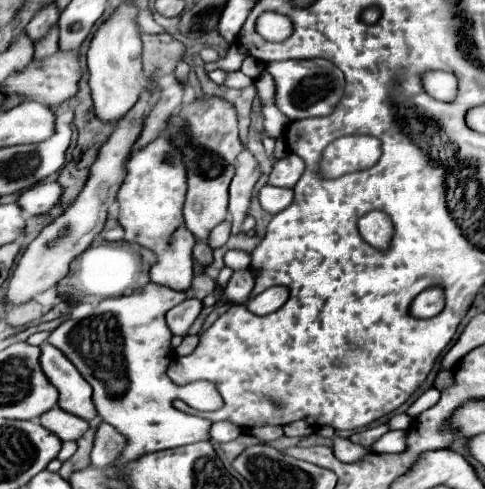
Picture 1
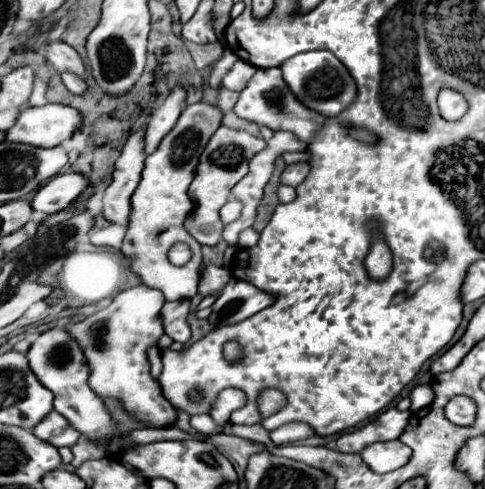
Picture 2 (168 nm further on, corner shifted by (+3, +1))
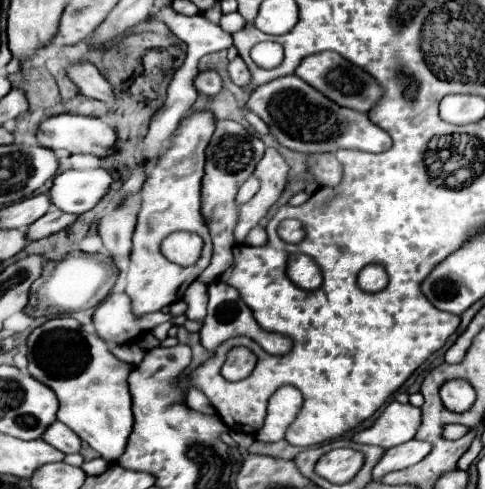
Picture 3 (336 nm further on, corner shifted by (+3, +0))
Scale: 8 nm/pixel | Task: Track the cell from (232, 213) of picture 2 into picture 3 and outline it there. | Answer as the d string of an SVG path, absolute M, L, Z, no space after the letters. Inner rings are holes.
M251 176L241 188L239 188L239 194L237 194L237 204L243 204L243 202L247 202L247 200L251 200L253 198L253 194L259 190L259 180L257 180L257 176Z

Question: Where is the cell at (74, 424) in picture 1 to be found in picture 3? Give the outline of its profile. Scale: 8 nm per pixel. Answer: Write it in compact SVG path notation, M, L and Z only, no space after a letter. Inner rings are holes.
M53 422L47 430L45 430L45 434L41 436L47 444L51 444L51 446L55 446L57 450L61 450L63 454L75 454L75 452L79 452L79 448L81 448L81 438L73 432L73 430L69 430L63 422Z

